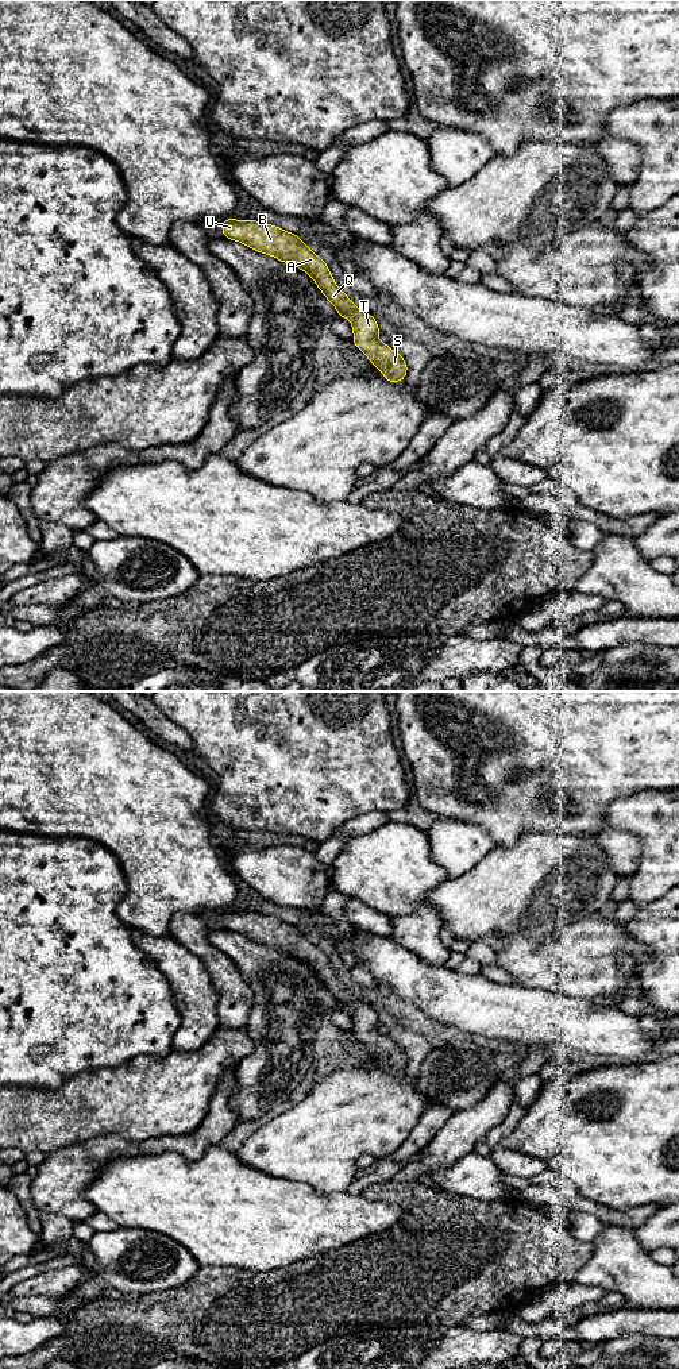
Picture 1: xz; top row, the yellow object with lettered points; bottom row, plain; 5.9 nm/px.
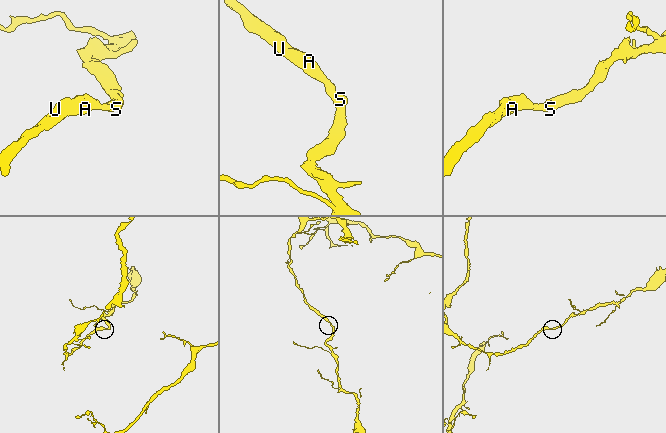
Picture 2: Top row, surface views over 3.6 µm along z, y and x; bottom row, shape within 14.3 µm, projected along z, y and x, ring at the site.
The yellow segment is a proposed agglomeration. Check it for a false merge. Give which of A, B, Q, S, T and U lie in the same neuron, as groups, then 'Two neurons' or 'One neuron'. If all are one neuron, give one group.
Groups: A B Q S T U. One neuron

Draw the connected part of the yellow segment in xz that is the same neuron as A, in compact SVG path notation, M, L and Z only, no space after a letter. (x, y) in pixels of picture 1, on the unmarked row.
M221 911L224 929L236 932L247 938L275 948L278 952L296 957L312 968L324 988L329 991L344 1010L351 1010L352 1034L363 1042L369 1053L382 1063L387 1073L405 1071L408 1056L389 1036L378 1031L377 1011L358 998L343 984L331 967L328 956L296 926L273 915L258 911Z

